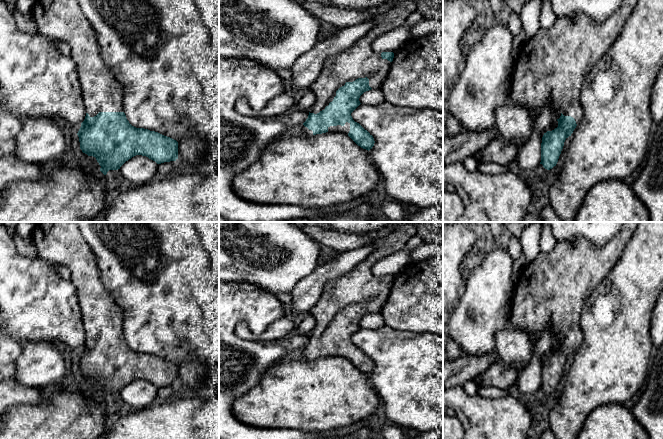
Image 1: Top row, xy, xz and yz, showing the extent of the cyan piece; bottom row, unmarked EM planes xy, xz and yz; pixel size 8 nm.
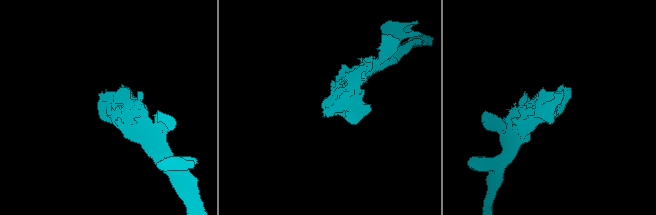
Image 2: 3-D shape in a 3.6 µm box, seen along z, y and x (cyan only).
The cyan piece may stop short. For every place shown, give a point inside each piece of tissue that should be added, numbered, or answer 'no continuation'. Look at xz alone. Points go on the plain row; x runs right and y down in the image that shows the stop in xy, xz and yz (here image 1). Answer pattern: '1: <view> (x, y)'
1: xz (360, 284)

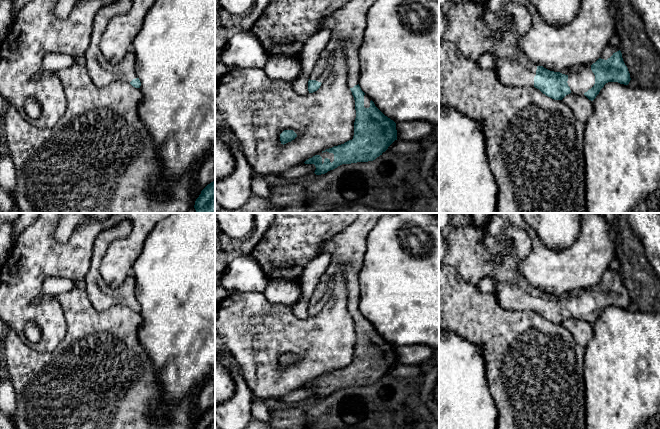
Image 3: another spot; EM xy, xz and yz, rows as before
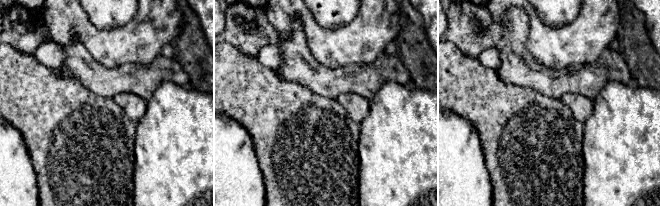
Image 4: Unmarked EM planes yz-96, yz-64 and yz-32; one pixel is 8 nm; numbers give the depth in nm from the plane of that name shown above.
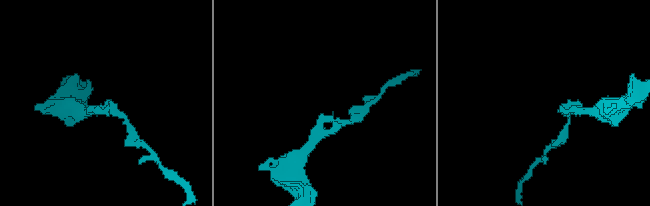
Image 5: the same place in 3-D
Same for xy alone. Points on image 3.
1: xy (101, 296)

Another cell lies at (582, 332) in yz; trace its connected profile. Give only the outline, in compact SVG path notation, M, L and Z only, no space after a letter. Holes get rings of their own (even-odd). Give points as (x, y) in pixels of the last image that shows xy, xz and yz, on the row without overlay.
M570 317L562 325L571 333L574 340L584 348L593 337L593 325L589 324L585 319Z

